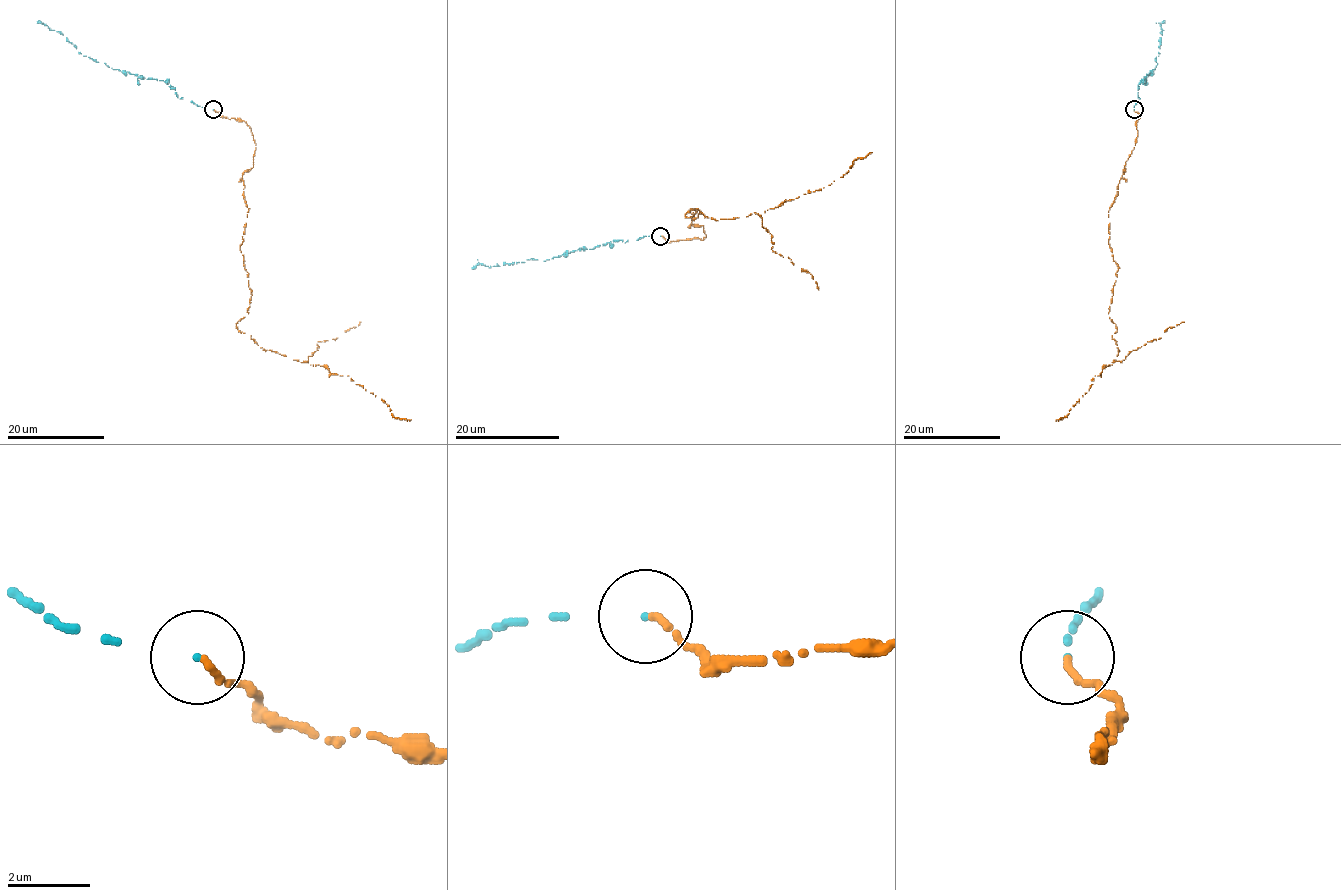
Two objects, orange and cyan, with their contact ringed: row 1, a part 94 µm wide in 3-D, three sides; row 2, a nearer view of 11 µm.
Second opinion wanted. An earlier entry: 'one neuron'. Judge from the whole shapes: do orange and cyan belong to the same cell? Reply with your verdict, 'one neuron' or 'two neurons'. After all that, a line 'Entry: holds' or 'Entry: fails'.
one neuron
Entry: holds

